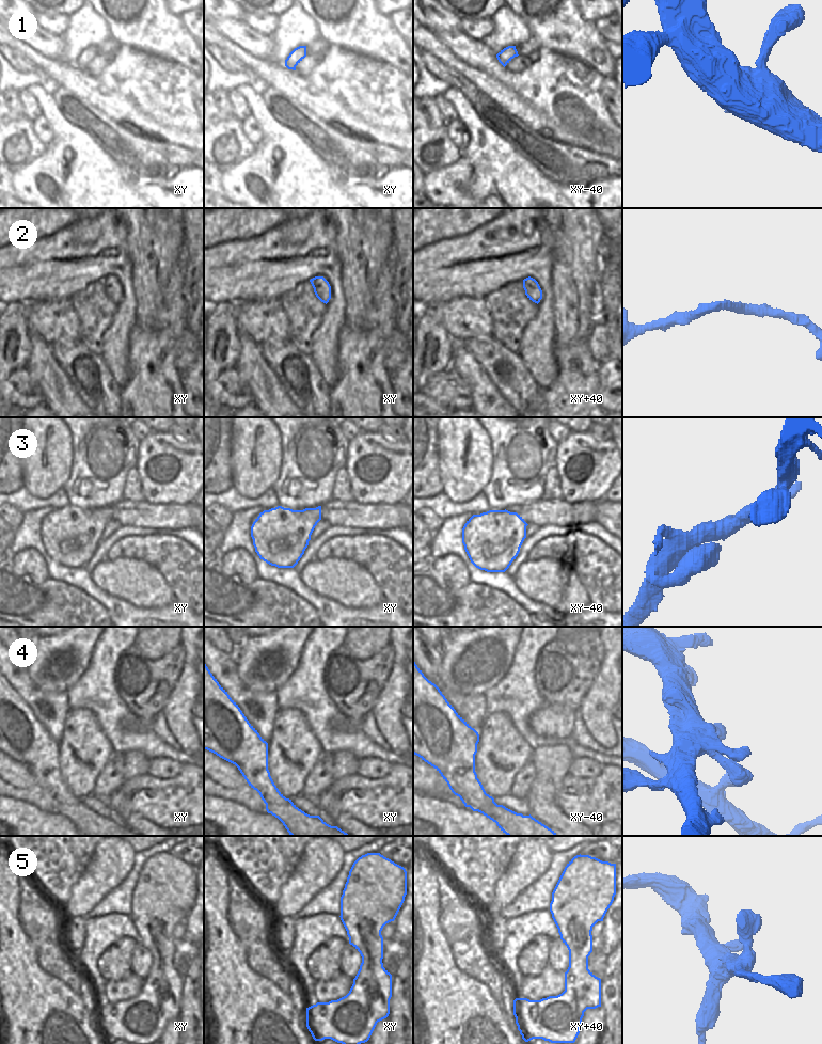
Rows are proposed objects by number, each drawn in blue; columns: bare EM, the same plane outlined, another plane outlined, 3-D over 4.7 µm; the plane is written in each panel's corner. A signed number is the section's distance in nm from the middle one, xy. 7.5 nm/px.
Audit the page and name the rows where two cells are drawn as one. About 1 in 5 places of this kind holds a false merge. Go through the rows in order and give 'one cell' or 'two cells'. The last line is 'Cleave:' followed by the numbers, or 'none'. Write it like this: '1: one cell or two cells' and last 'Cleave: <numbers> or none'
1: one cell
2: one cell
3: two cells
4: one cell
5: one cell
Cleave: 3

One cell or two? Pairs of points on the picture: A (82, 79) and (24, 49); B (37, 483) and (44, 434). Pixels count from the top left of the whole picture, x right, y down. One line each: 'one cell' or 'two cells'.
A: one cell
B: one cell

